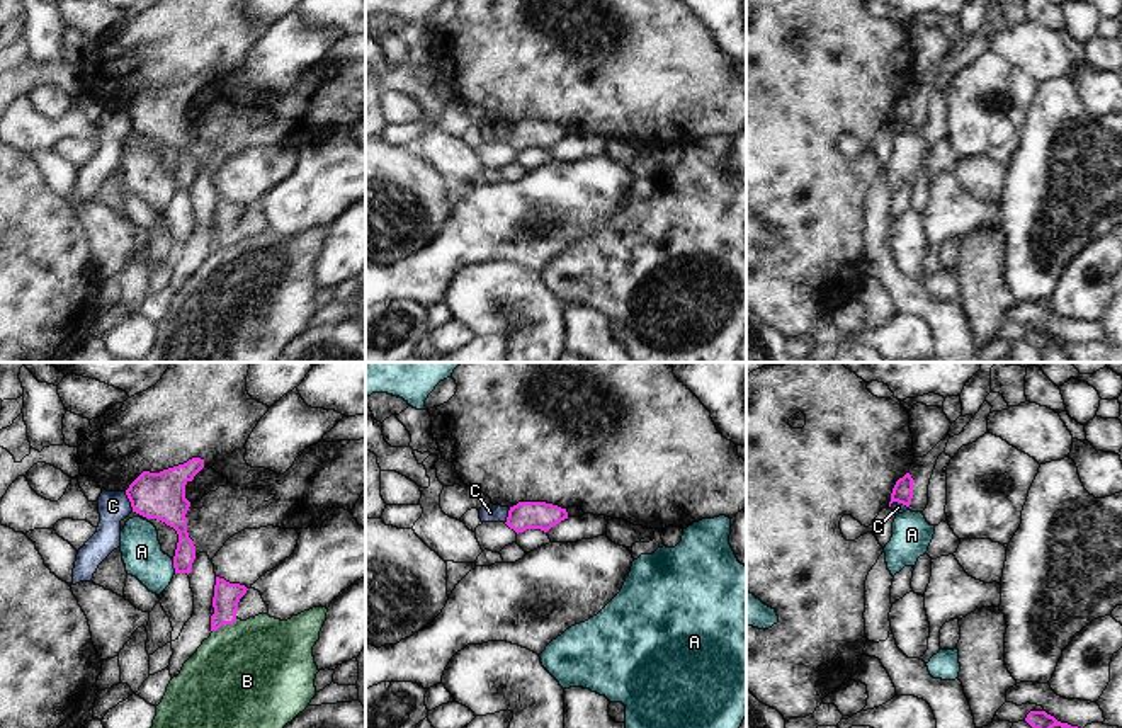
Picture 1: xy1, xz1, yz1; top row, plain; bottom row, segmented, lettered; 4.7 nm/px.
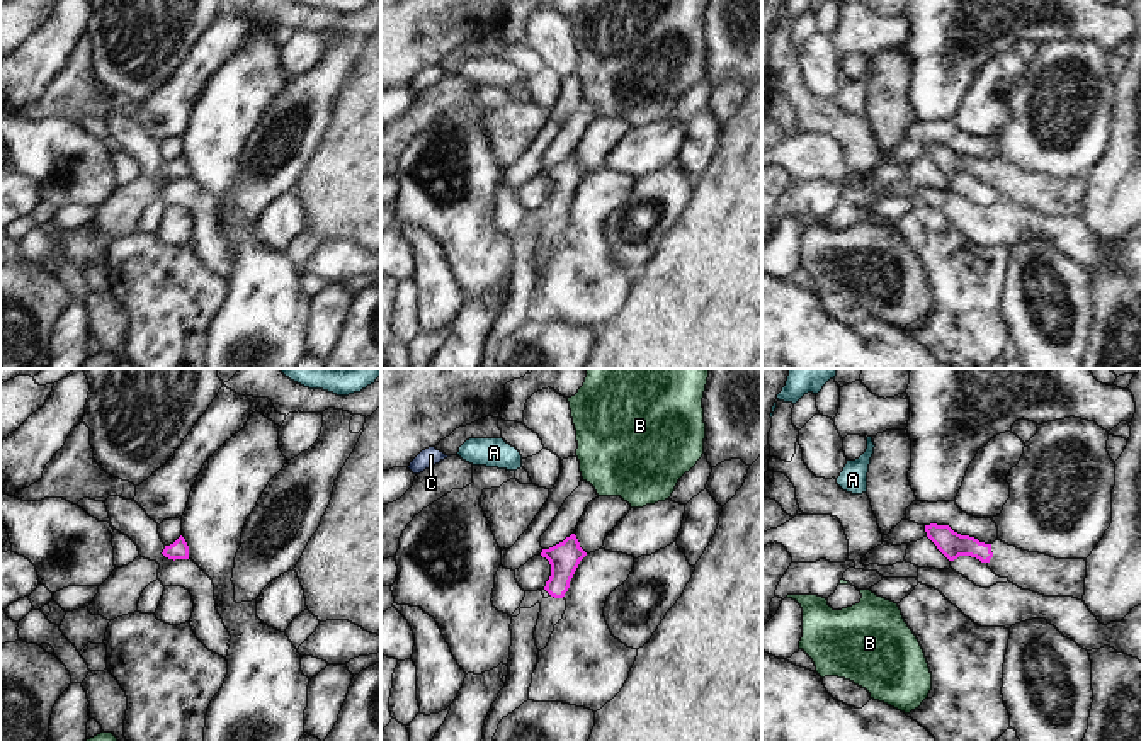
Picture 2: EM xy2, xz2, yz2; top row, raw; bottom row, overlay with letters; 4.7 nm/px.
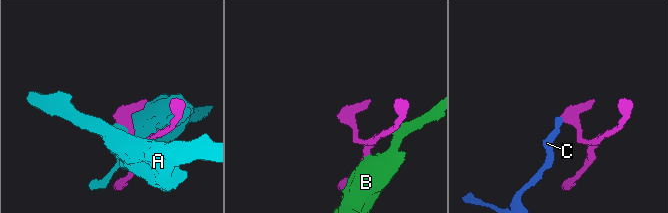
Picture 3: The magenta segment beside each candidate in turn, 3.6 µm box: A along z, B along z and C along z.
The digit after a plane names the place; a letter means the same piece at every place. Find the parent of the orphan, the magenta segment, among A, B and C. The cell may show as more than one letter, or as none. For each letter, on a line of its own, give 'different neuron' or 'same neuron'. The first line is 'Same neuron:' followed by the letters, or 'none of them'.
Same neuron: none of them
A: different neuron
B: different neuron
C: different neuron

